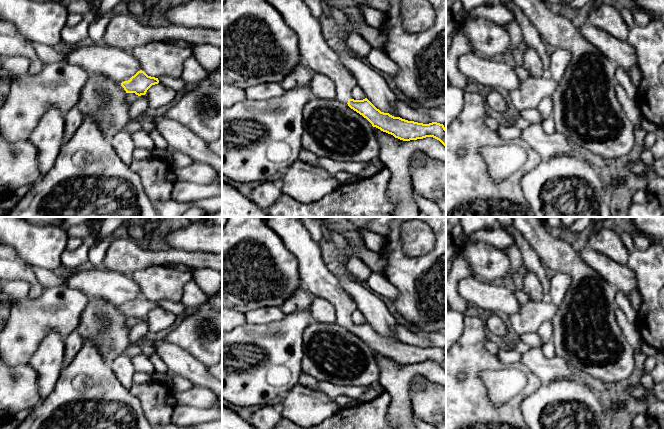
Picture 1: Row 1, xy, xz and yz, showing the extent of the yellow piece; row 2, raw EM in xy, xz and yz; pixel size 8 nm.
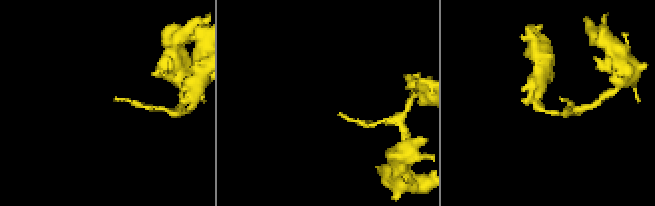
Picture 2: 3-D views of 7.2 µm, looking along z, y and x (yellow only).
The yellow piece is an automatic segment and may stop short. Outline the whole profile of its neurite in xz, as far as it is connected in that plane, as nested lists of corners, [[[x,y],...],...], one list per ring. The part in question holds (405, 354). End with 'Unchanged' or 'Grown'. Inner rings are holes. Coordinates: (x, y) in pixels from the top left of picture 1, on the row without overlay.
[[[264,217],[270,227],[284,242],[286,248],[291,251],[299,261],[299,275],[302,287],[312,296],[325,299],[330,302],[336,312],[336,324],[347,327],[348,330],[366,342],[373,351],[393,359],[403,365],[433,361],[446,370],[446,352],[443,348],[432,346],[429,348],[408,345],[400,341],[394,341],[389,337],[381,336],[367,322],[363,324],[350,323],[351,314],[357,310],[352,297],[343,289],[337,276],[335,276],[324,263],[321,249],[308,230],[302,224],[300,217]]]. Grown

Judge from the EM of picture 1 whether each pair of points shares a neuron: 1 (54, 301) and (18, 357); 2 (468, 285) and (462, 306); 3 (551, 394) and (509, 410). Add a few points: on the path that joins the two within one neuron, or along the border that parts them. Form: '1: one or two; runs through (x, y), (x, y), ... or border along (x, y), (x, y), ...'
1: one; runs through (40, 315), (23, 332), (23, 339), (19, 343)
2: two; border along (463, 277), (458, 283), (458, 293), (470, 305)
3: two; border along (536, 390), (529, 394), (520, 405), (523, 418)

